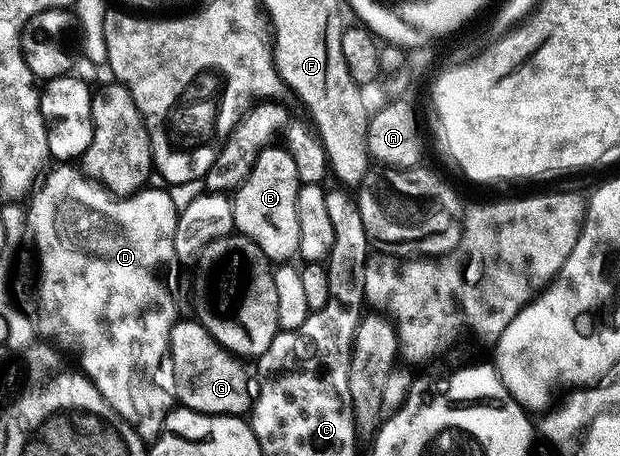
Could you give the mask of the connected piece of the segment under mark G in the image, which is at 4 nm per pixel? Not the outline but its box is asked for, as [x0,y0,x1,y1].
[168,318,252,416]

